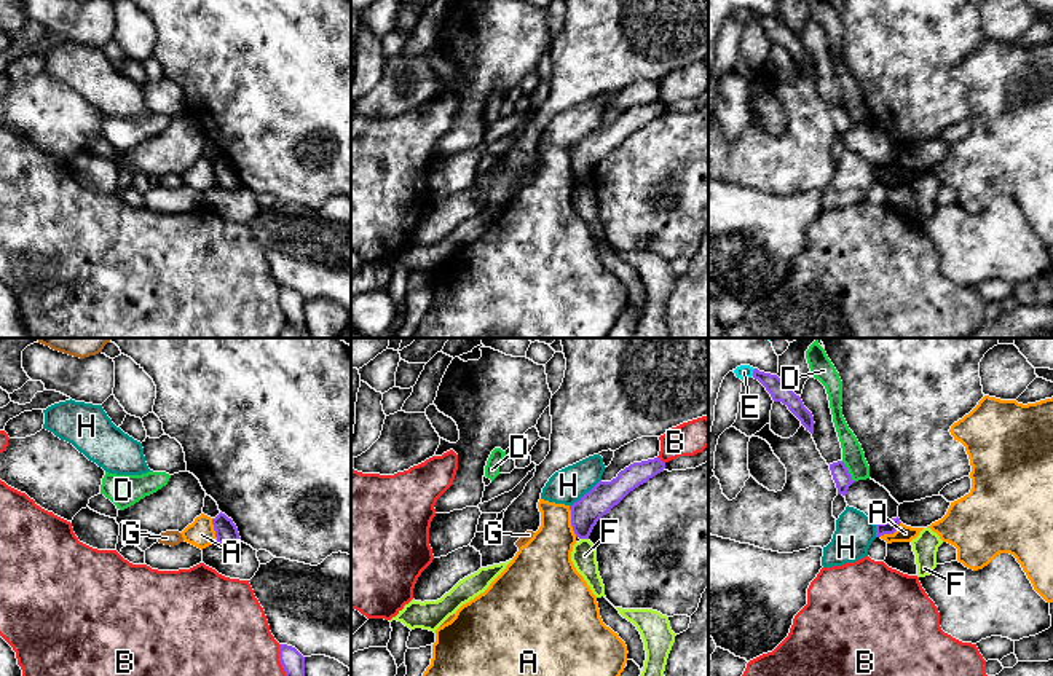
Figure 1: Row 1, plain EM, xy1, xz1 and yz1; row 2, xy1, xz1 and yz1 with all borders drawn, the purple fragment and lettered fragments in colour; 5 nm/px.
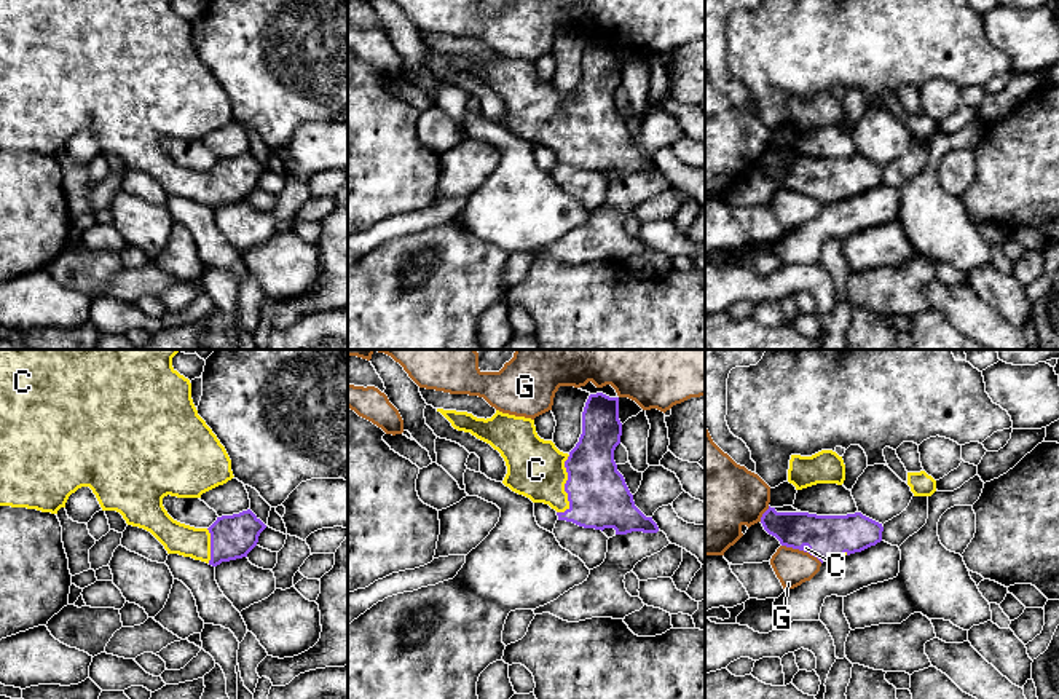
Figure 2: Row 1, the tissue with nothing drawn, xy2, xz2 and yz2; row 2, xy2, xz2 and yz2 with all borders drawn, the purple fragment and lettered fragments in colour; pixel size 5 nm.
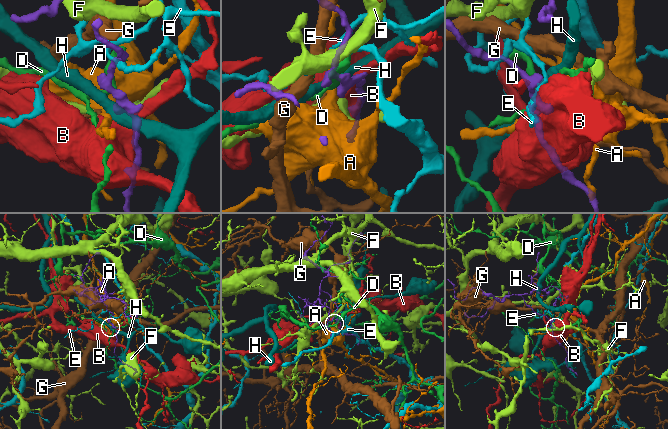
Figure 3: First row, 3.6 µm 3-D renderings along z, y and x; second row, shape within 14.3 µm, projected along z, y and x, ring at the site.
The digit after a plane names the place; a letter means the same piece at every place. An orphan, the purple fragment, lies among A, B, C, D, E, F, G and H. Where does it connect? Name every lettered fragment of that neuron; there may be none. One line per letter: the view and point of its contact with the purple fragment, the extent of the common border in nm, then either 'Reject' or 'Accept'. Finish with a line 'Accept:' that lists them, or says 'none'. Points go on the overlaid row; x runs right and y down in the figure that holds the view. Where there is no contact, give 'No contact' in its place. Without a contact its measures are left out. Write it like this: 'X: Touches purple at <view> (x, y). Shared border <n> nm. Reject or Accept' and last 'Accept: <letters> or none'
A: Touches purple at xz1 (571, 522). Shared border 170 nm. Reject
B: Touches purple at xy1 (280, 660). Shared border 170 nm. Reject
C: Touches purple at xz2 (565, 487). Shared border 300 nm. Accept
D: Touches purple at yz1 (847, 471). Shared border 120 nm. Reject
E: Touches purple at yz1 (753, 372). Shared border 40 nm. Reject
F: Touches purple at xz1 (584, 538). Shared border 40 nm. Reject
G: Touches purple at yz2 (803, 549). Shared border 220 nm. Reject
H: Touches purple at xz1 (586, 493). Shared border 220 nm. Reject
Accept: C

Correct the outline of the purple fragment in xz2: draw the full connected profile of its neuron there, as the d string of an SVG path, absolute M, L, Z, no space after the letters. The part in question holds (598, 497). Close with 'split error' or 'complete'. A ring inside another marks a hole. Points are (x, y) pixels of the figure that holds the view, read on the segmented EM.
M603 393L589 396L582 434L569 453L541 439L531 418L499 410L486 420L467 412L437 412L455 429L470 432L498 450L507 466L502 484L533 503L549 504L558 520L601 531L614 528L616 535L659 531L652 517L635 506L614 461L622 436L619 397Z; split error

